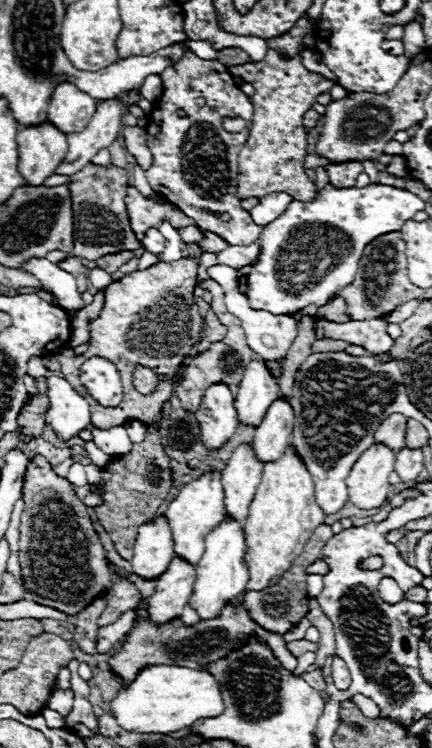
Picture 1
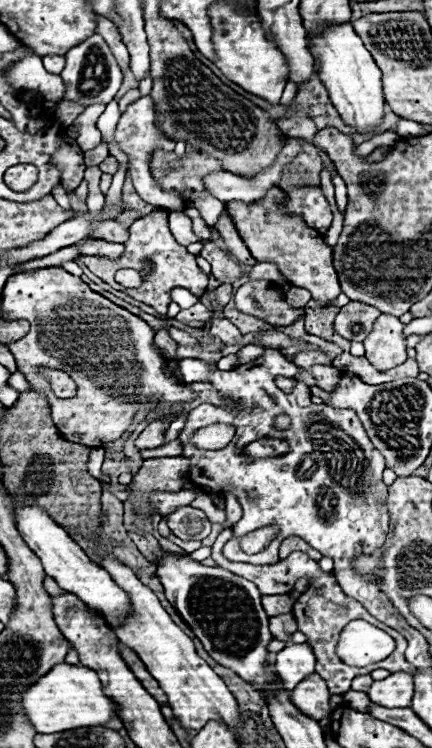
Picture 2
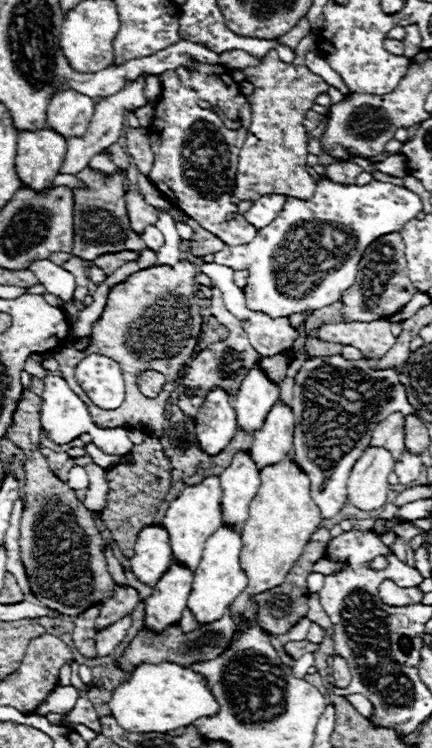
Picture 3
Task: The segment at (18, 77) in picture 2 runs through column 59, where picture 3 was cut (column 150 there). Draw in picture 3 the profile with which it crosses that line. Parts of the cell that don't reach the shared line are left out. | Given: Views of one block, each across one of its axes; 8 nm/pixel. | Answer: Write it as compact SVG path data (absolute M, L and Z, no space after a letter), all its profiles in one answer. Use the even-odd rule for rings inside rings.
M148 76L146 78L146 86L144 86L144 94L146 98L158 98L162 92L162 84L158 76Z

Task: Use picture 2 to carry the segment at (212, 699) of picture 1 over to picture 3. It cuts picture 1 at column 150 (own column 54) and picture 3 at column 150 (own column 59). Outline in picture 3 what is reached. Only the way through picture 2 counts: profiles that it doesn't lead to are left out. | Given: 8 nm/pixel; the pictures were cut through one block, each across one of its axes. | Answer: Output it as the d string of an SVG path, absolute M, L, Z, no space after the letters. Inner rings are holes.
M140 664L134 674L130 678L126 678L112 694L110 702L108 702L112 716L118 720L118 724L128 730L128 732L170 732L176 728L186 728L190 726L194 720L202 718L202 716L214 716L220 710L220 704L216 700L216 696L212 694L212 690L208 688L208 680L196 672L192 672L190 668L178 666L178 664Z

